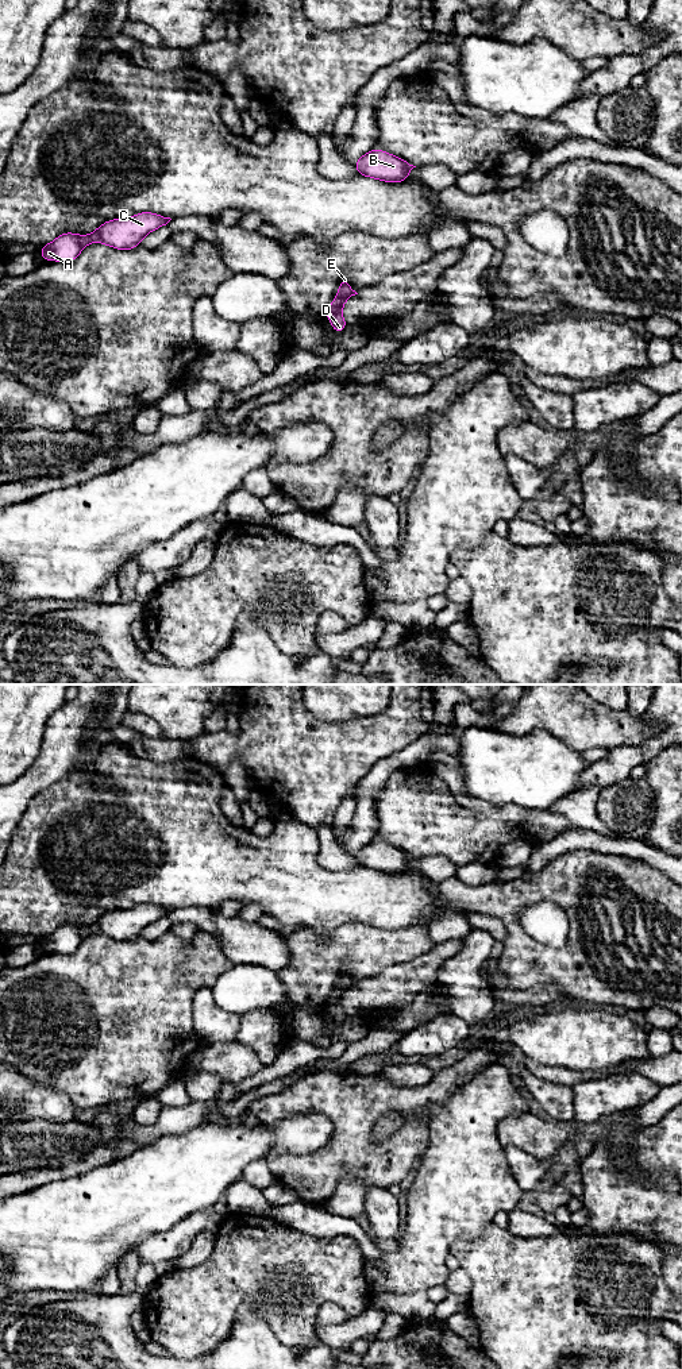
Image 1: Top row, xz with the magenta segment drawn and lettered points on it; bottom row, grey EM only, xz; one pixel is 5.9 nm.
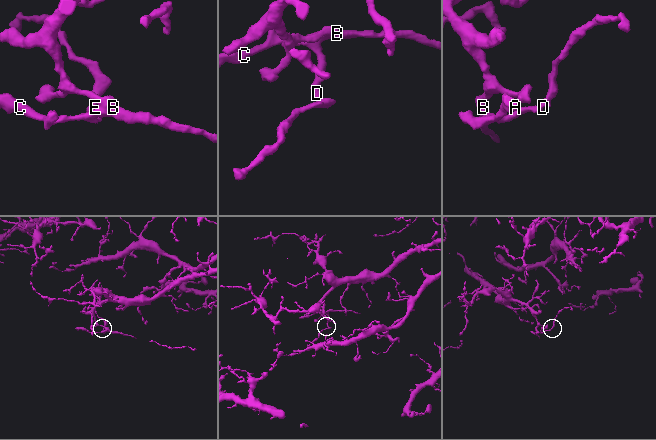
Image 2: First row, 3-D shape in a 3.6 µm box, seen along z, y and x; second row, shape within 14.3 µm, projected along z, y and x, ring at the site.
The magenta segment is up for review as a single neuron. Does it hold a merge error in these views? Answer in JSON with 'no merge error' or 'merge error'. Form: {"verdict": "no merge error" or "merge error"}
{"verdict": "no merge error"}

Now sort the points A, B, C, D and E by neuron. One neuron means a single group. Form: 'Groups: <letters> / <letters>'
Groups: A B C D E

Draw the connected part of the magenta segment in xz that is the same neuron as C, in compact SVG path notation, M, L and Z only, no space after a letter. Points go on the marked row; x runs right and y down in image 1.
M142 212L128 219L113 219L85 236L65 232L38 252L46 262L70 262L80 255L85 246L93 242L108 244L116 250L131 250L139 247L140 240L149 232L166 225L170 220L170 217L151 212Z

